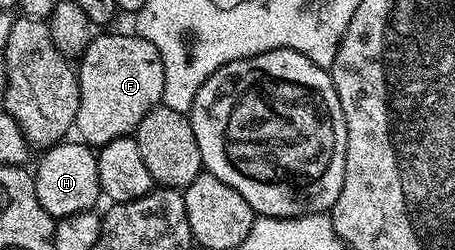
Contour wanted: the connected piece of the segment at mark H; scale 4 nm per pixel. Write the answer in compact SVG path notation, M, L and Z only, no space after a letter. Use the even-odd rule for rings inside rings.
M86 144L52 145L39 161L35 173L33 169L33 196L39 205L53 219L71 217L75 213L85 213L92 208L95 200L100 200L99 176L96 169L96 154Z

